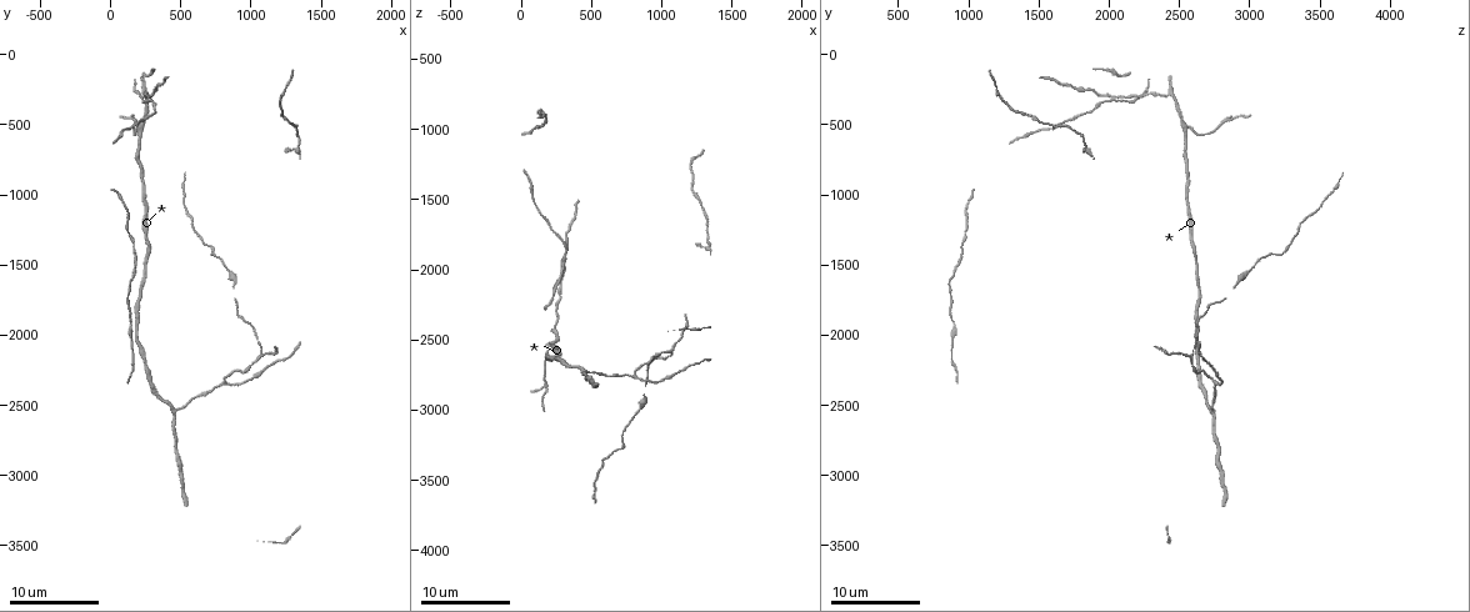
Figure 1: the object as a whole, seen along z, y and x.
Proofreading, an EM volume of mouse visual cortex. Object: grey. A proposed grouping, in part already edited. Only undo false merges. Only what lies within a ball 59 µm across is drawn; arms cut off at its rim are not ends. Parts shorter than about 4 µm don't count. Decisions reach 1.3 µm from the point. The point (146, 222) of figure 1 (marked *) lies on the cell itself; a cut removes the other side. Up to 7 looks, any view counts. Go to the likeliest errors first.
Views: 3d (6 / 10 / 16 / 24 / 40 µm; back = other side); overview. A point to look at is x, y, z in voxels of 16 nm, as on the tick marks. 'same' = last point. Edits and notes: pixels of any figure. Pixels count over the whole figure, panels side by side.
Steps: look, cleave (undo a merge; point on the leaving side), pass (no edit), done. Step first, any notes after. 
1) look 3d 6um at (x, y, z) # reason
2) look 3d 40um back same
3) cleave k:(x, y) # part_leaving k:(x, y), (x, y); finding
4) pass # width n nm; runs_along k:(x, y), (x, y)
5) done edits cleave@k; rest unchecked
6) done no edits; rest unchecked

look 3d 6um at (1080, 2140, 2600) # branch point

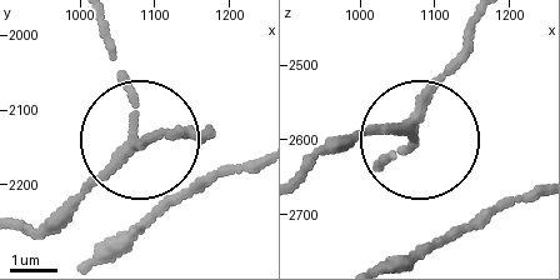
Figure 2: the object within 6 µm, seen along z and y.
look 3d 6um back at (1070, 2145, 2580)

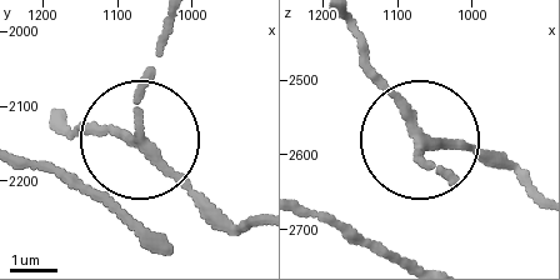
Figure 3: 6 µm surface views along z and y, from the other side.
pass # side_arm 5 um; runs_along 3:(258, 225), (198, 201), (138, 141), (59, 130); all the same cell

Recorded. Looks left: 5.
look 3d 6um at (460, 2540, 2720) # branch point

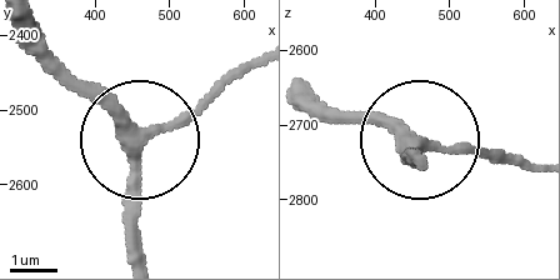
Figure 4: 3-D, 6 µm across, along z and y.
pass # runs_along 4:(303, 89), (399, 121), (423, 153); one cell here

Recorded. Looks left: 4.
look 3d 6um at (820, 2320, 2740) # three arms meet

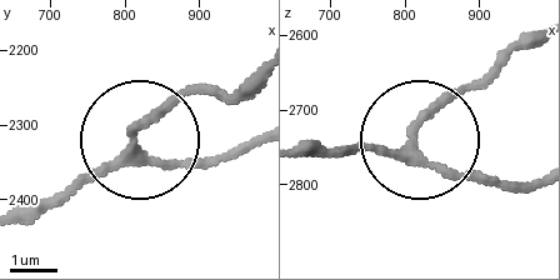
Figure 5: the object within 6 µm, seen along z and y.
pass # arms 3; runs_along 5:(29, 223), (133, 146), (184, 166), (240, 154); one cell here

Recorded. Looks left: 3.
look 3d 10um at (1220, 360, 1300)

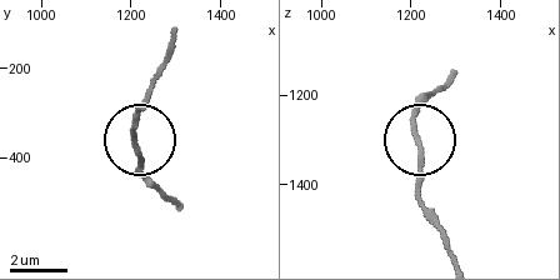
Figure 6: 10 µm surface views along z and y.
pass # side_arm 5 um; all the same cell

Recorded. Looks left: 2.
done no edits; rest unchecked

